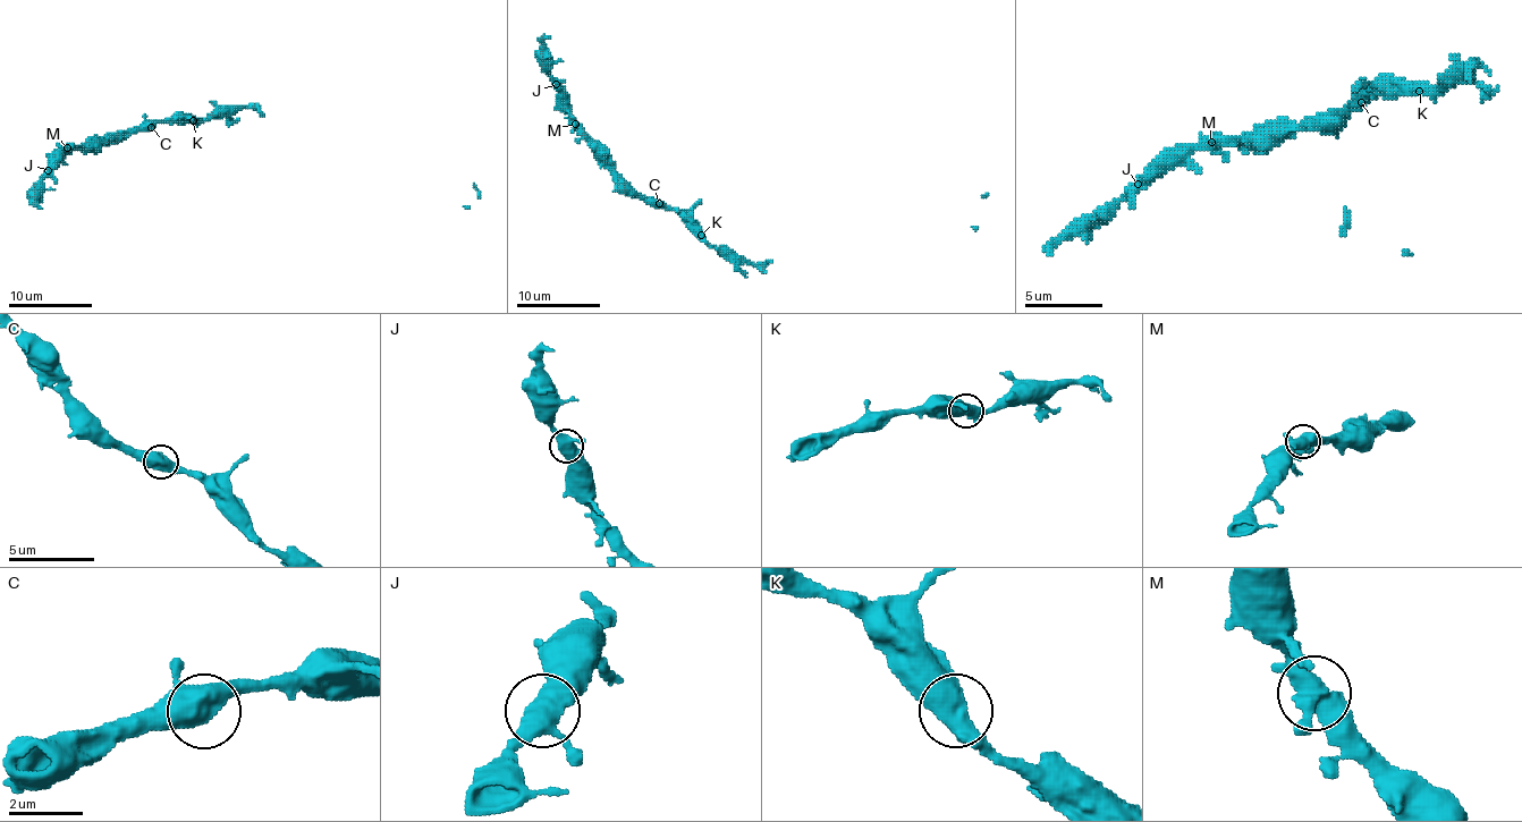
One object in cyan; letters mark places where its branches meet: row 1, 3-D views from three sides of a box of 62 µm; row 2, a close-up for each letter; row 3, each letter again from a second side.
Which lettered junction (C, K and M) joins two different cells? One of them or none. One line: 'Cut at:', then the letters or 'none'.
Cut at: none

